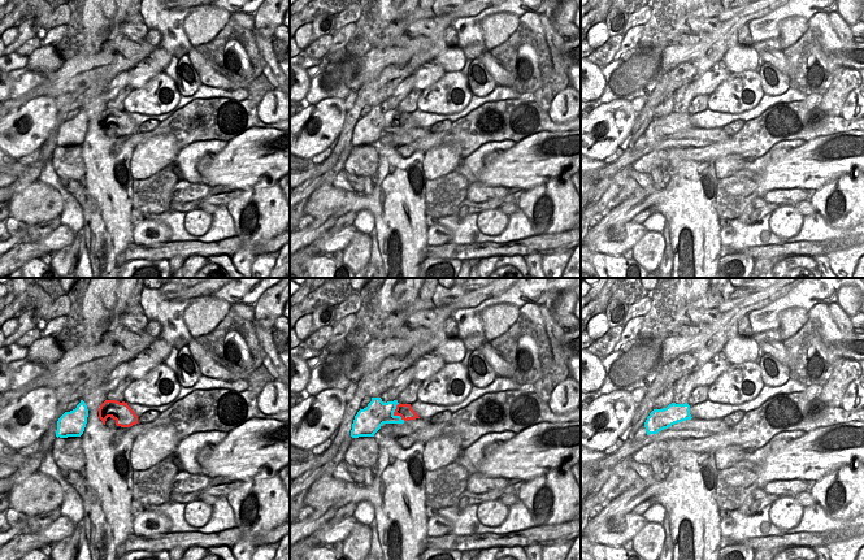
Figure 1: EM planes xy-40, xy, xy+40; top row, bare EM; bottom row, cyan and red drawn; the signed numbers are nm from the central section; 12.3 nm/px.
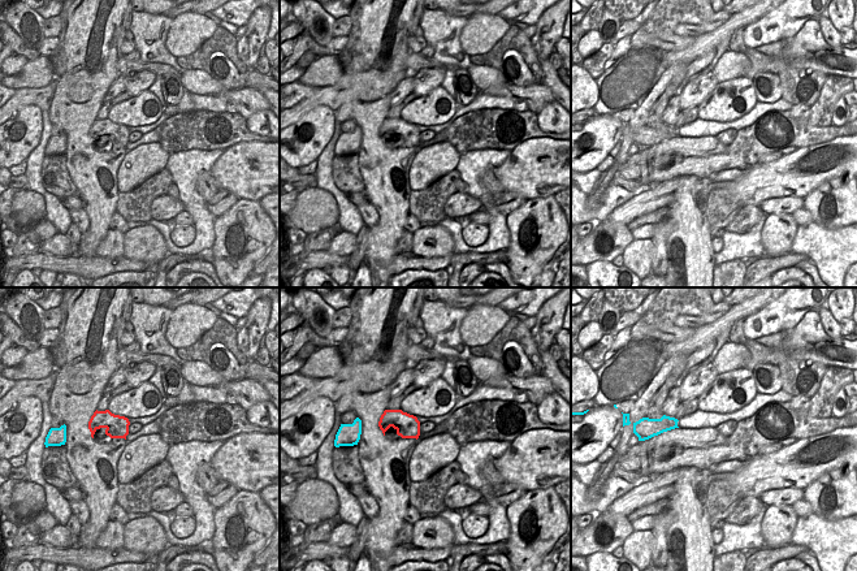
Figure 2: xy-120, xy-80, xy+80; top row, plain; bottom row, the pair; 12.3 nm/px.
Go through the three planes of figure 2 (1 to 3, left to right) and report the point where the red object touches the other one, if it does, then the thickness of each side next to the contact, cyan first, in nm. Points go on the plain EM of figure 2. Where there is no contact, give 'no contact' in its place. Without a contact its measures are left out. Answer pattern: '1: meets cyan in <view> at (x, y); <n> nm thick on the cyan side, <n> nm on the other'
1: no contact
2: no contact
3: no contact

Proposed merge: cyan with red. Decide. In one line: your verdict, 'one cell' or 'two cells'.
one cell

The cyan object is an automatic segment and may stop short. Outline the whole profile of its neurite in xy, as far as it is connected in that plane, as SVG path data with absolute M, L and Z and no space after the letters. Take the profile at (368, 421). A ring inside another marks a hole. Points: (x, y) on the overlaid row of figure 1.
M372 398L368 407L355 416L351 437L374 437L383 424L404 424L416 418L420 417L411 404L400 404L398 400L383 403L381 398Z

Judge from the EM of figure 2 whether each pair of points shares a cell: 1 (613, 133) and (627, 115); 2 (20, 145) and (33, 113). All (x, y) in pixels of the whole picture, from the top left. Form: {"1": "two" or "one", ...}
{"1": "two", "2": "one"}

